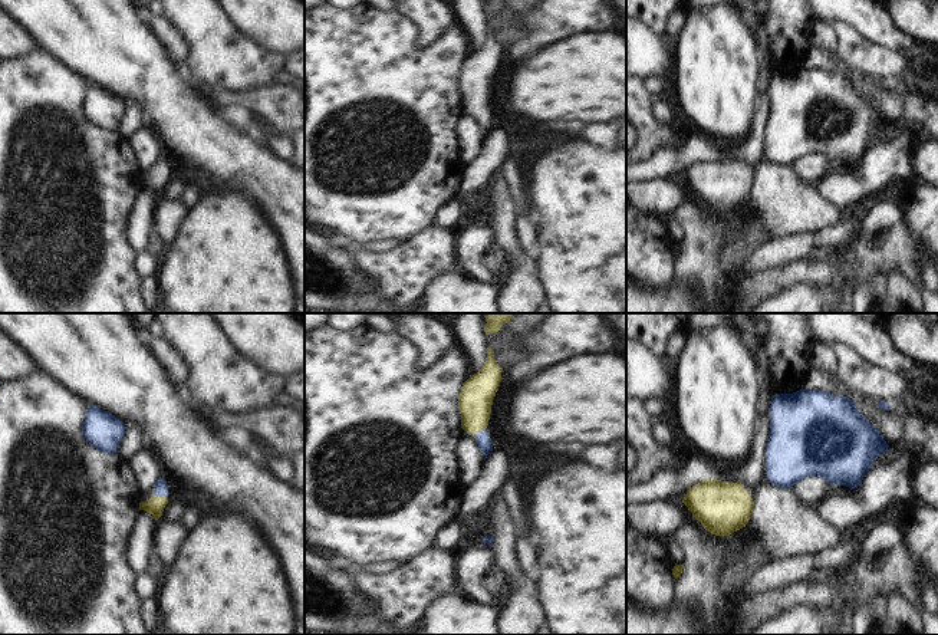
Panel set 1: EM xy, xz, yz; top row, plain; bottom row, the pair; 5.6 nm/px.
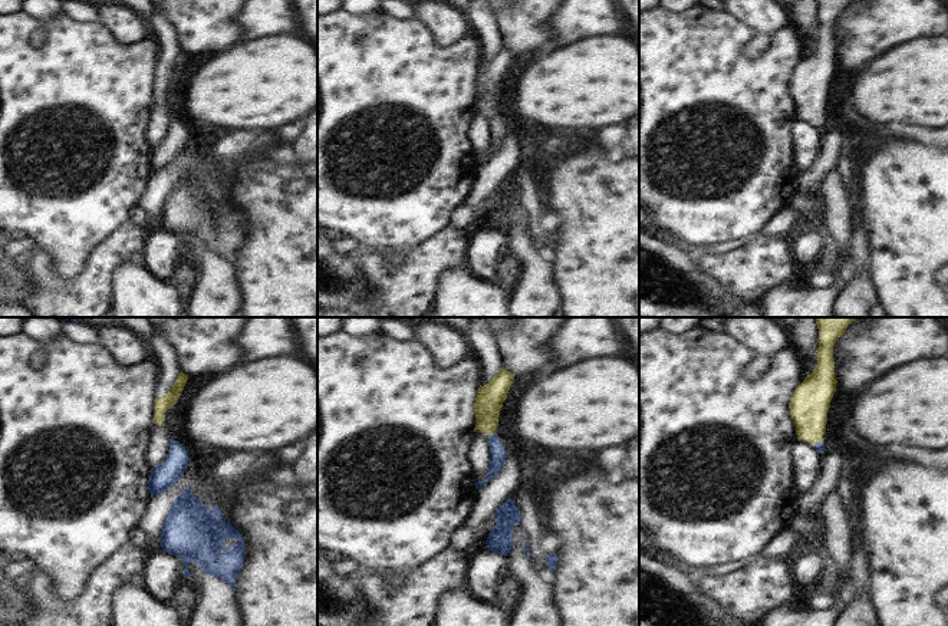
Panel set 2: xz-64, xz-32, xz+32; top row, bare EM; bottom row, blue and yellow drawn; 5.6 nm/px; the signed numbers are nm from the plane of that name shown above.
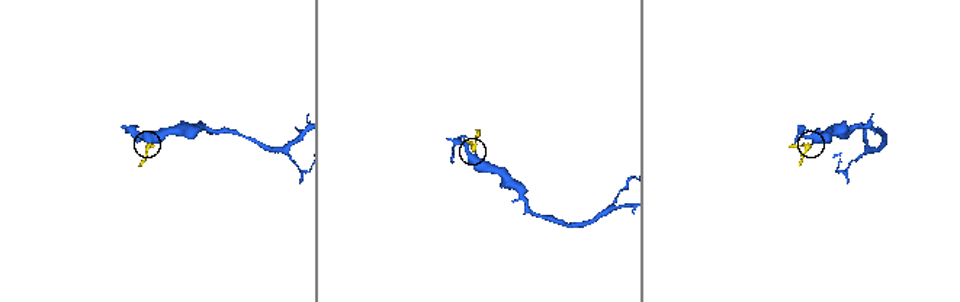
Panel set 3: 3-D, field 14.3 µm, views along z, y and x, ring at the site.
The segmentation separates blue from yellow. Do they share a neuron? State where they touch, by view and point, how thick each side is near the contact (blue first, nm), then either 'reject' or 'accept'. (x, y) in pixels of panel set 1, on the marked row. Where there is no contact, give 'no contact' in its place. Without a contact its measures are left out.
xy (161, 496) | 80/100 nm | accept

